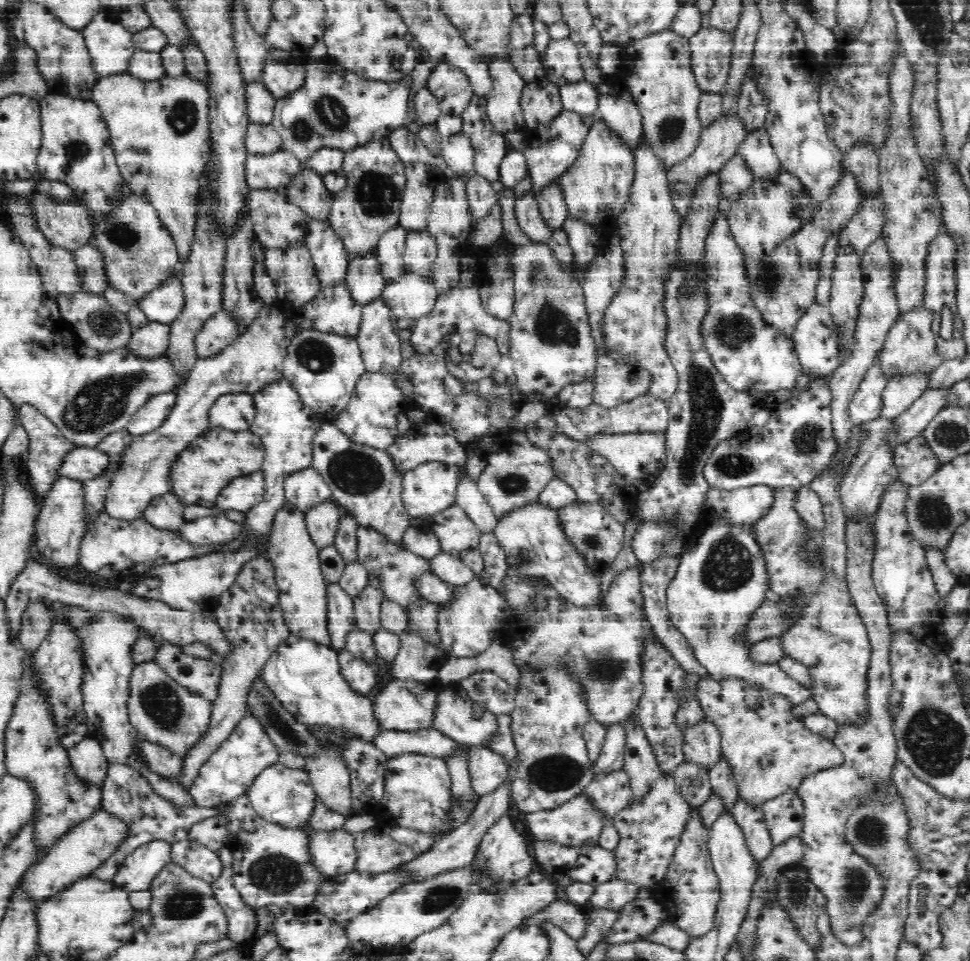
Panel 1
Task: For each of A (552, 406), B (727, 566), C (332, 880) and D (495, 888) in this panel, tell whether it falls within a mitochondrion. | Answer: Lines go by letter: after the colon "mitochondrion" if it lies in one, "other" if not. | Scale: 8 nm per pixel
A: other
B: mitochondrion
C: other
D: other

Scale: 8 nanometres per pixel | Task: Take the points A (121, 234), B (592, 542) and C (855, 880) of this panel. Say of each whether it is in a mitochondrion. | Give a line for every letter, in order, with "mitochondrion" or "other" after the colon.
A: mitochondrion
B: mitochondrion
C: mitochondrion

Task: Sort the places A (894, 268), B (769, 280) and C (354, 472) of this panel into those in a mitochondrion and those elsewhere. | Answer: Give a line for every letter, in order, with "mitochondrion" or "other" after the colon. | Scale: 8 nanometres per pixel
A: other
B: mitochondrion
C: mitochondrion

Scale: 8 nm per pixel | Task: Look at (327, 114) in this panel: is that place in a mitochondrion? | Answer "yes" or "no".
yes

